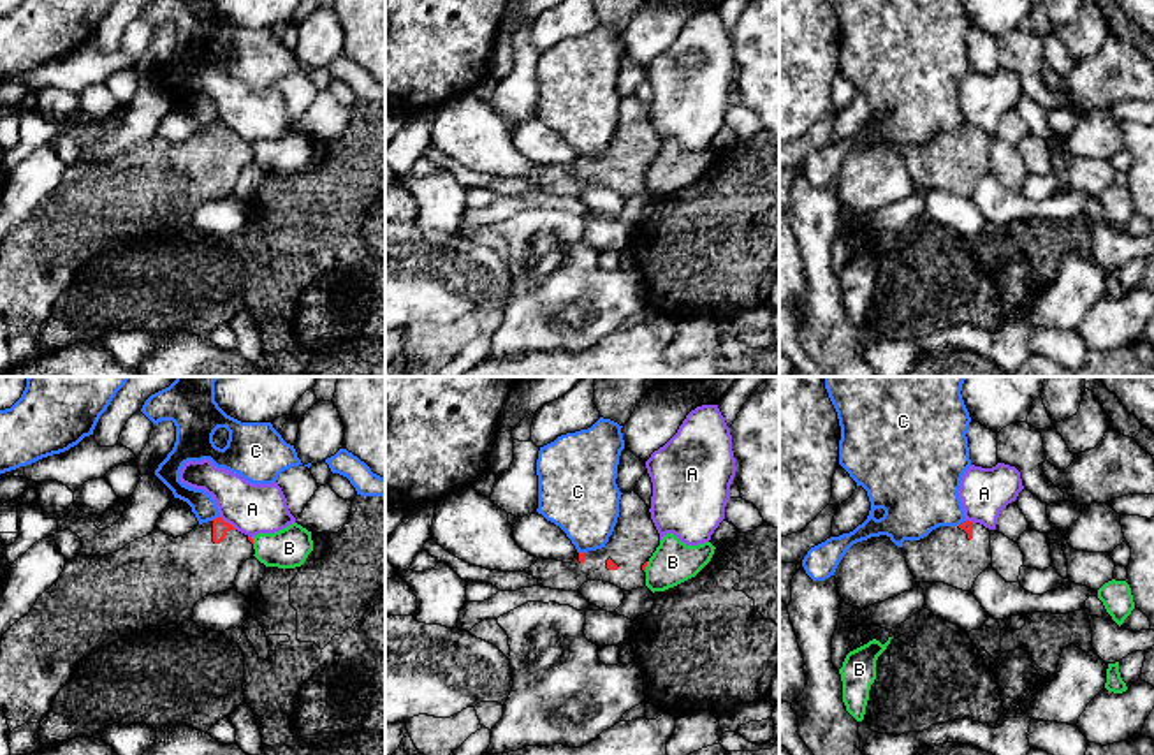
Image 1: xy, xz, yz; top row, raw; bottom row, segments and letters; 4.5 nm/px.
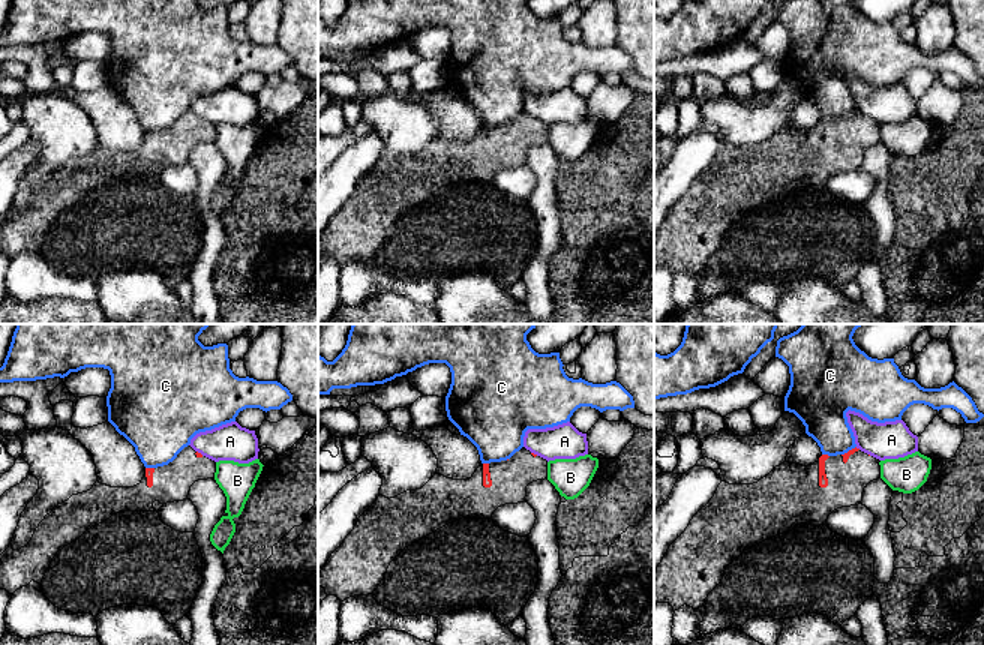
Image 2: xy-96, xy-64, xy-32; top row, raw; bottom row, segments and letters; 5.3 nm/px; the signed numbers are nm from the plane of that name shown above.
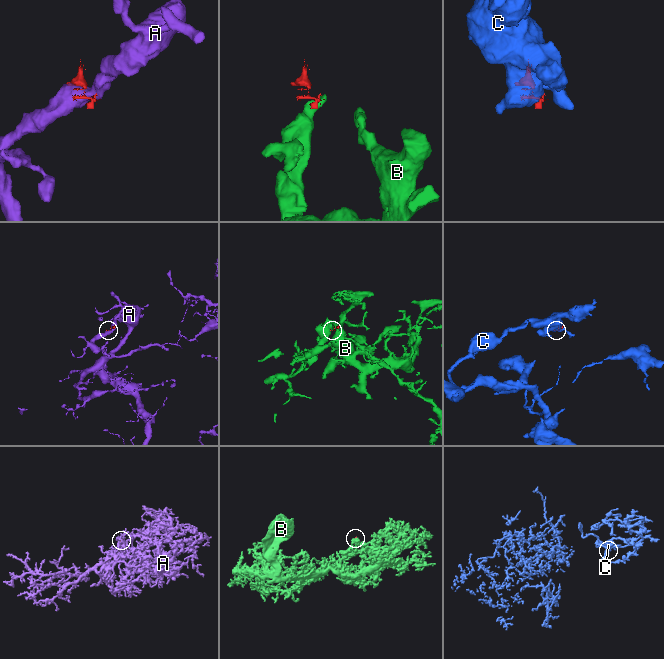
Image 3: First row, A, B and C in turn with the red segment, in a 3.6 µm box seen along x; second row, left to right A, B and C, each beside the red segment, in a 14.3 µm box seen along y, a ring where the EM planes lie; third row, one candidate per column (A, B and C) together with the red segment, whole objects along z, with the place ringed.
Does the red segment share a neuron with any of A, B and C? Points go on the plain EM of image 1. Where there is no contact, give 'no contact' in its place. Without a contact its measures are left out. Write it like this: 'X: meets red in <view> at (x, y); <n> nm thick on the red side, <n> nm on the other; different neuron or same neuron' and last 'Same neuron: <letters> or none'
A: meets red in xy at (227, 129); 70 nm thick on the red side, 240 nm on the other; different neuron
B: meets red in xz at (646, 171); 20 nm thick on the red side, 200 nm on the other; different neuron
C: meets red in xy at (217, 124); 70 nm thick on the red side, 110 nm on the other; different neuron
Same neuron: none

